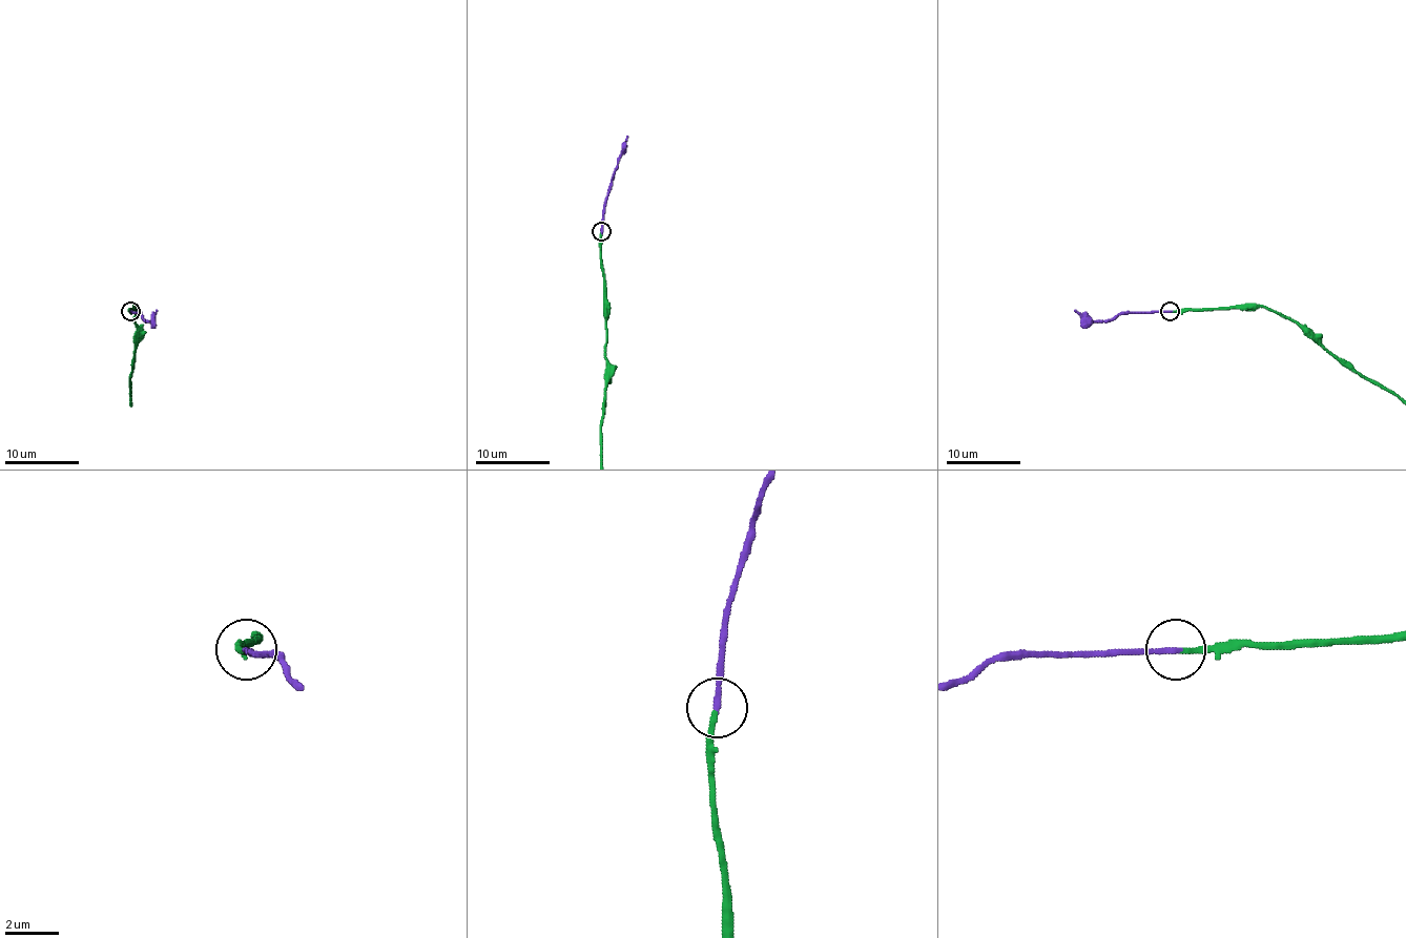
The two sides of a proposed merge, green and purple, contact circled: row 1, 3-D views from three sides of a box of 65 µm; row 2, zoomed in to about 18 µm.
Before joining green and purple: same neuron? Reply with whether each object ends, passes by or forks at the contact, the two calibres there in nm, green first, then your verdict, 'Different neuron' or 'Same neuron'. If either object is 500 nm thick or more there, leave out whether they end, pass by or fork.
At the ring green ends. At the ring purple ends. Thickness 200 nm (green) against 220 nm. Same neuron

